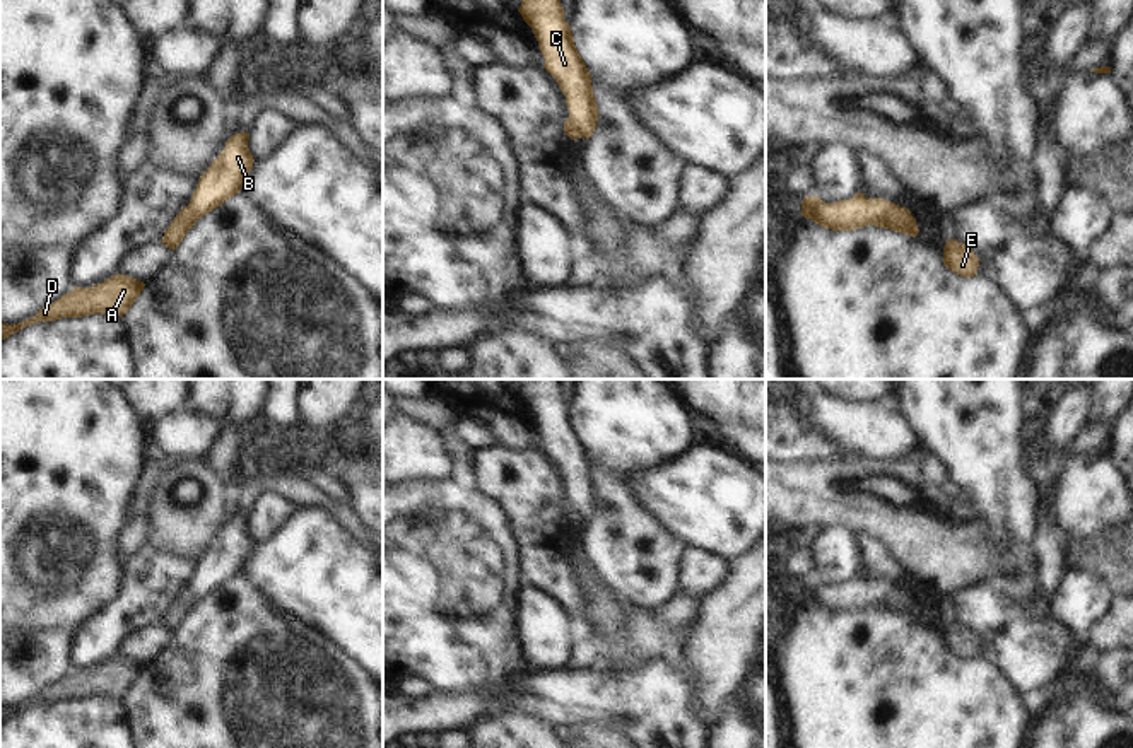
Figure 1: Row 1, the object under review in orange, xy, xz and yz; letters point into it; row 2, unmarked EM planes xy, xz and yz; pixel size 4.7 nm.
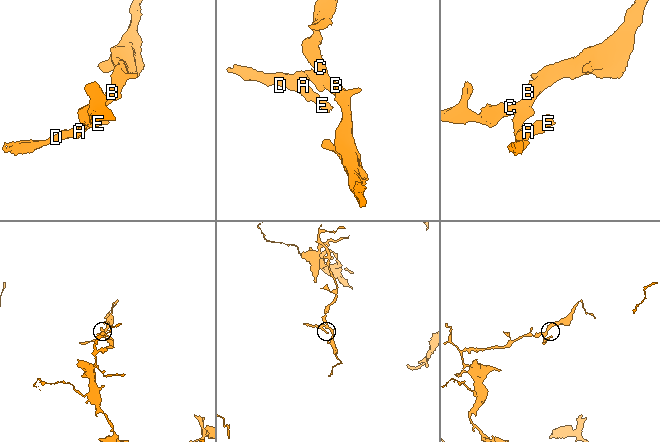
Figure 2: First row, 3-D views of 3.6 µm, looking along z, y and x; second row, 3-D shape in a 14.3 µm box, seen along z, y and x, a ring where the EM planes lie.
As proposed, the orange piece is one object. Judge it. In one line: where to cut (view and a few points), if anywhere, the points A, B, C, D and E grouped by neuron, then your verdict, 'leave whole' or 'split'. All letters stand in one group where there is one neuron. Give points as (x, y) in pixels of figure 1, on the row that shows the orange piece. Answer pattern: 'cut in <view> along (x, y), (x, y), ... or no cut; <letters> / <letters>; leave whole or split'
cut in yz along (898, 205), (872, 224); A D E / B C; split

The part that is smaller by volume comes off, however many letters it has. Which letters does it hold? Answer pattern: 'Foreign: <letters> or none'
Foreign: A, D, E

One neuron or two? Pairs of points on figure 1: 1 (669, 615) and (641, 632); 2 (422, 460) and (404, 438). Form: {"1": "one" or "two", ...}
{"1": "two", "2": "one"}

